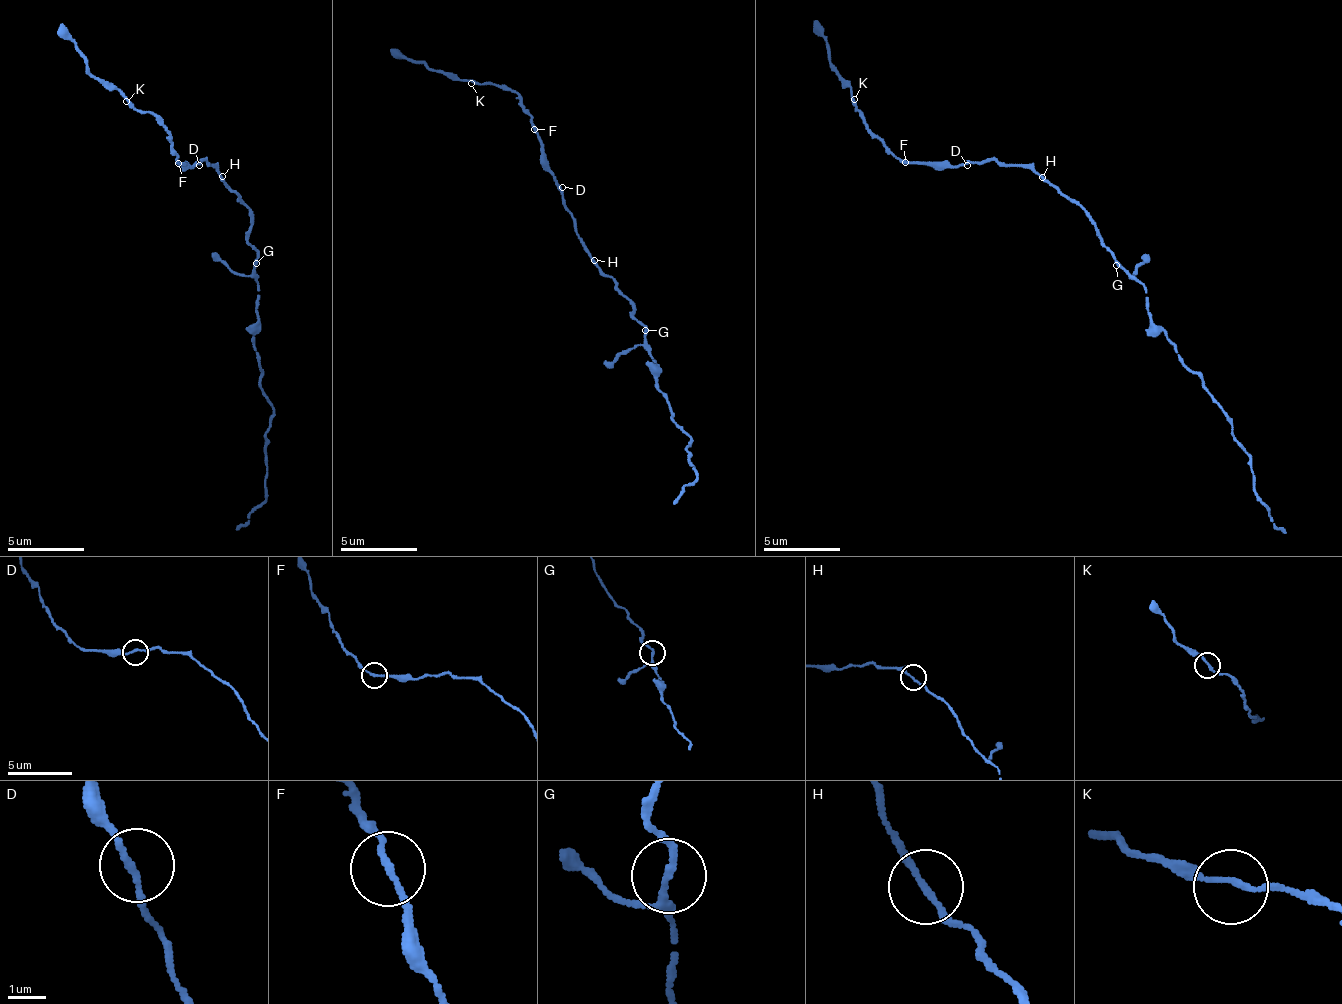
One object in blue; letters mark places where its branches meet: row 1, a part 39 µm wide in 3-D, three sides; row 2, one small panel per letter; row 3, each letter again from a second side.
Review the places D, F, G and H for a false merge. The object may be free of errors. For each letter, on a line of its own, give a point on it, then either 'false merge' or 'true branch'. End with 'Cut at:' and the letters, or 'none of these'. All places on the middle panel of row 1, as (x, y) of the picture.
D: at (562, 187); true branch
F: at (534, 129); true branch
G: at (645, 330); true branch
H: at (594, 260); true branch
Cut at: none of these

